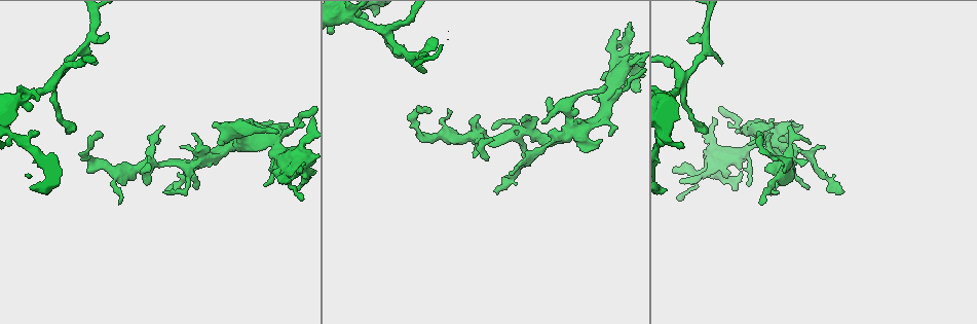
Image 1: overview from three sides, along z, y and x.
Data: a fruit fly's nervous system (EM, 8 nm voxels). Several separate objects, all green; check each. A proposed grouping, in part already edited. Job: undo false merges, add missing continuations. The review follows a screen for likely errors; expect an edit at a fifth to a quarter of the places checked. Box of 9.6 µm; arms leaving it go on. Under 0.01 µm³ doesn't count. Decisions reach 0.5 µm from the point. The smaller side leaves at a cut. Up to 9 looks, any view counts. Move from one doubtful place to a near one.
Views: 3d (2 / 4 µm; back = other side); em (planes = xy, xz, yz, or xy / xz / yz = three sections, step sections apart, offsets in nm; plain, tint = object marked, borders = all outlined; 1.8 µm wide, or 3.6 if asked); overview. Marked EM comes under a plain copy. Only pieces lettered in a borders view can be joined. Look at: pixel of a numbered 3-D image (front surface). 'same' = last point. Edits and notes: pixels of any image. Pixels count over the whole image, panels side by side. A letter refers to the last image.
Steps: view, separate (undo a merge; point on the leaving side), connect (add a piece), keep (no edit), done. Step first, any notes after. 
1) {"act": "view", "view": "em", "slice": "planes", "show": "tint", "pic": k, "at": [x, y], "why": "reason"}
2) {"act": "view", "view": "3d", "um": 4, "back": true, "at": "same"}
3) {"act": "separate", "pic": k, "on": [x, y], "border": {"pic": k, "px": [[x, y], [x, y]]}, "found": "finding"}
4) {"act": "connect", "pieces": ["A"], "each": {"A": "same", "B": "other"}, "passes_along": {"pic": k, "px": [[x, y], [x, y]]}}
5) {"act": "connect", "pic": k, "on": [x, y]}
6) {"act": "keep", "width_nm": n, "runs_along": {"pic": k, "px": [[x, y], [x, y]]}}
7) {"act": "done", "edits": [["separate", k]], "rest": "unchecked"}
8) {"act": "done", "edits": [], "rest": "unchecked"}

{"act": "view", "view": "em", "slice": "yz", "step": 4, "show": "tint", "pic": 1, "at": [691, 38], "why": "an open end"}

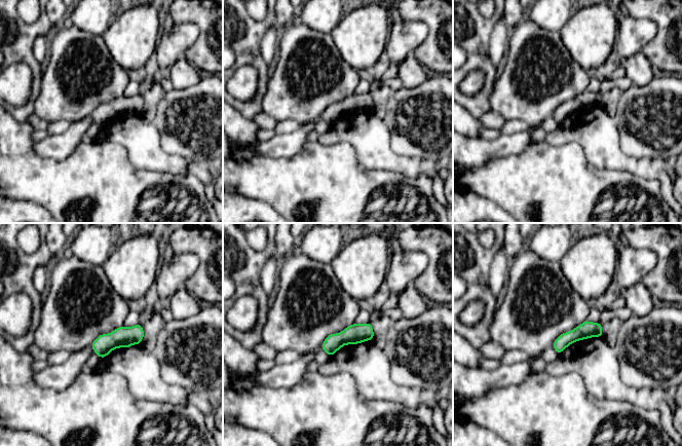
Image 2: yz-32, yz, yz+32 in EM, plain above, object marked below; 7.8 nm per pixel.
{"act": "view", "view": "em", "slice": "xz", "step": 4, "show": "borders", "at": "same", "why": "cut it another way"}

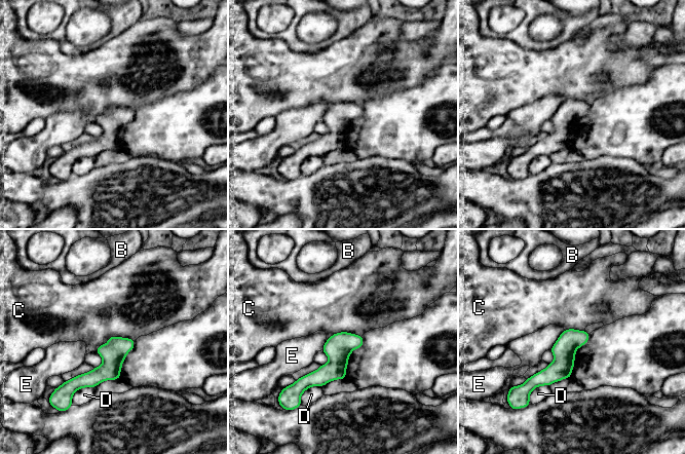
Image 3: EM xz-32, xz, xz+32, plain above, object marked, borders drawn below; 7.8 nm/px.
{"act": "keep", "longest_contact_nm": ["C", 340], "each": {"B": "other", "C": "other", "D": "other", "E": "other"}, "runs_along": {"pic": 3, "px": [[359, 339], [320, 377], [297, 384]]}, "found": "no lettered piece goes on from it"}

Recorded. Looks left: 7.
{"act": "view", "view": "em", "slice": "planes", "show": "borders", "pic": 1, "at": [669, 94], "why": "calibre changes"}

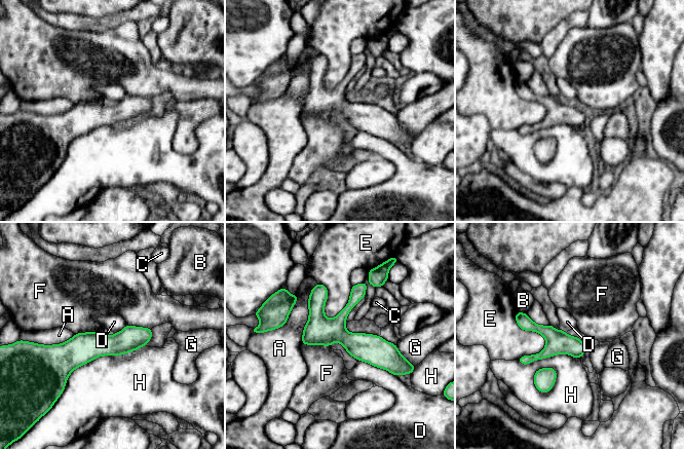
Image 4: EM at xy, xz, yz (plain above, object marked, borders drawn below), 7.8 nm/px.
{"act": "keep", "each": {"A": "other", "B": "other", "C": "other", "D": "other", "E": "other", "F": "other", "G": "other", "H": "other"}, "runs_along": {"pic": 4, "px": [[314, 290], [333, 330], [397, 359]]}, "found": "continuous, no second cell"}

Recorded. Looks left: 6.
{"act": "view", "view": "em", "slice": "planes", "show": "tint", "pic": 1, "at": [705, 126], "why": "an open end"}

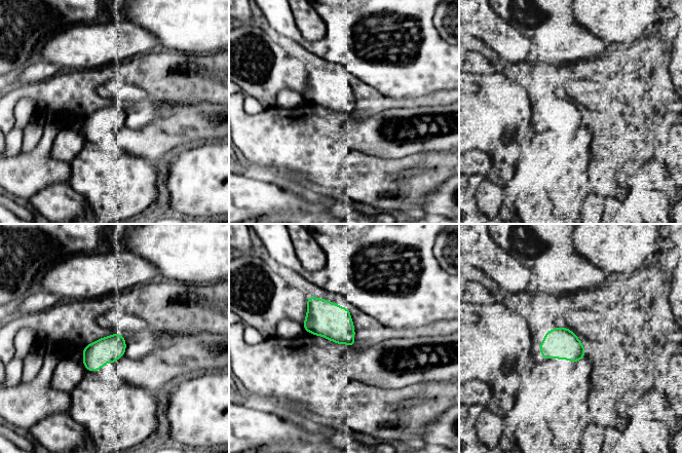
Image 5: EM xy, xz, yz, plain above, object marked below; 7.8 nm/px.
{"act": "view", "view": "em", "slice": "planes", "show": "borders", "at": "same"}

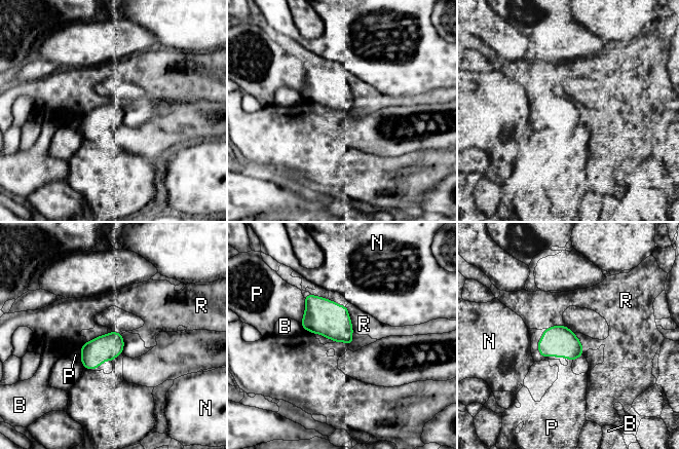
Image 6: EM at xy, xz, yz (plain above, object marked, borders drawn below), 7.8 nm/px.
{"act": "keep", "longest_contact_nm": ["P", 200], "each": {"B": "other", "N": "other", "P": "other", "R": "other"}, "found": "none of them fits"}

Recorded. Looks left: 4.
{"act": "view", "view": "3d", "um": 2, "back": true, "pic": 1, "at": [288, 180], "why": "thin end"}

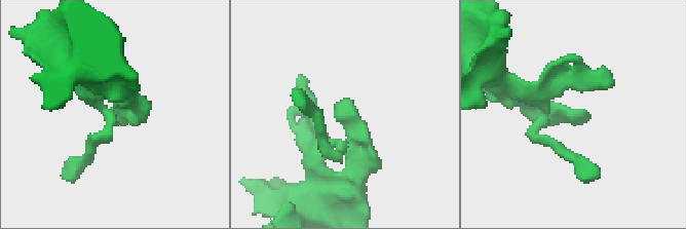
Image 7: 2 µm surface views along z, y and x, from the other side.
{"act": "view", "view": "em", "slice": "yz", "step": 4, "show": "borders", "pic": 7, "at": [345, 102]}

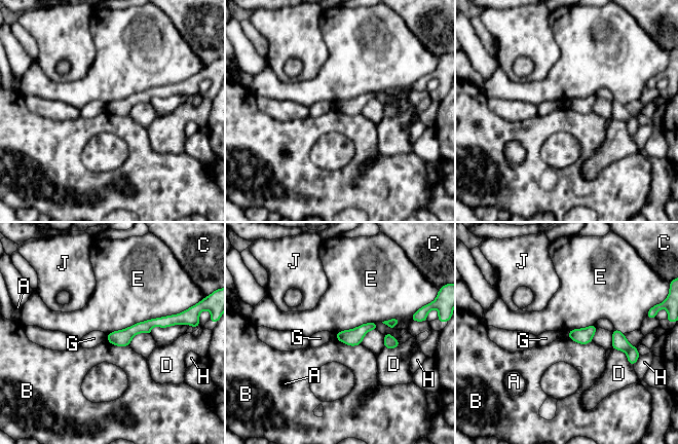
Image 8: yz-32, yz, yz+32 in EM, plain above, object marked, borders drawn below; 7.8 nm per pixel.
{"act": "keep", "each": {"A": "other", "B": "other", "C": "other", "D": "other", "E": "other", "G": "other", "H": "other", "J": "other"}, "border": {"pic": 8, "px": [[567, 333], [580, 343], [592, 340]]}, "found": "none of them fits"}

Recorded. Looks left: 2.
{"act": "done", "edits": [], "rest": "unchecked"}

